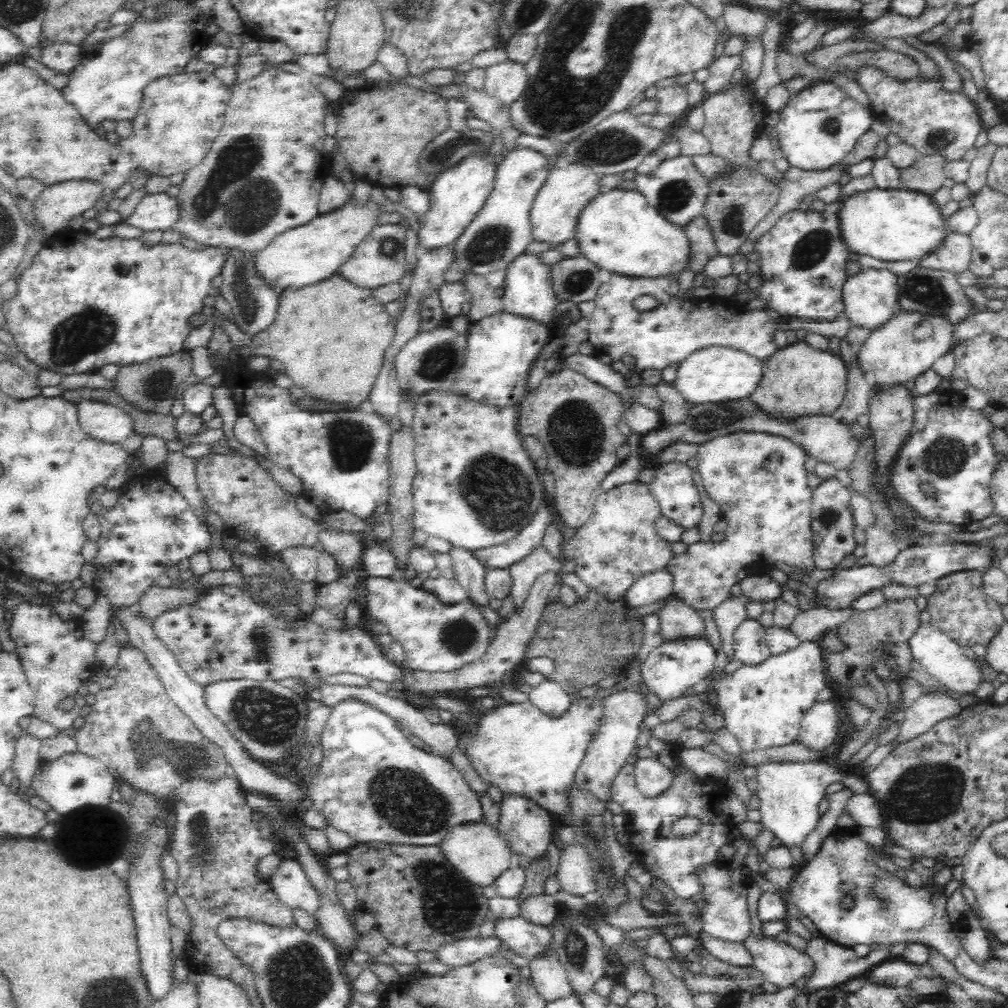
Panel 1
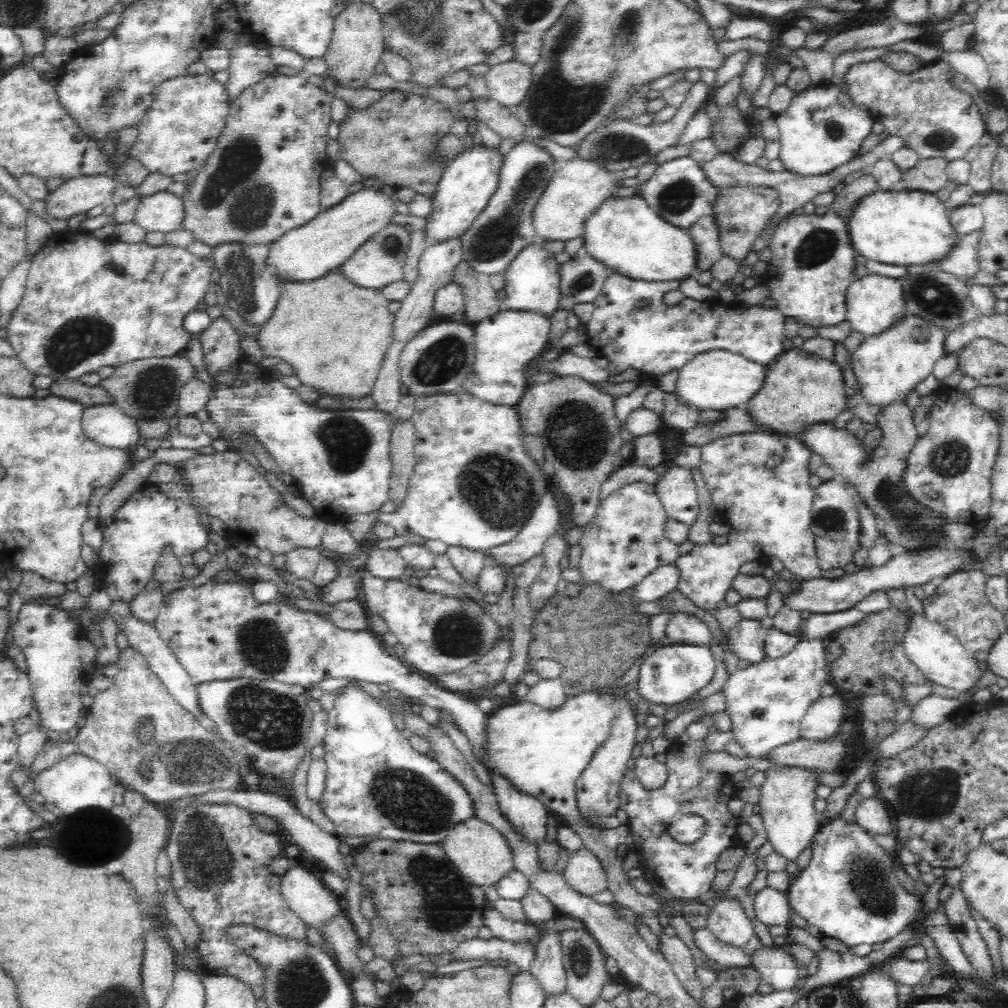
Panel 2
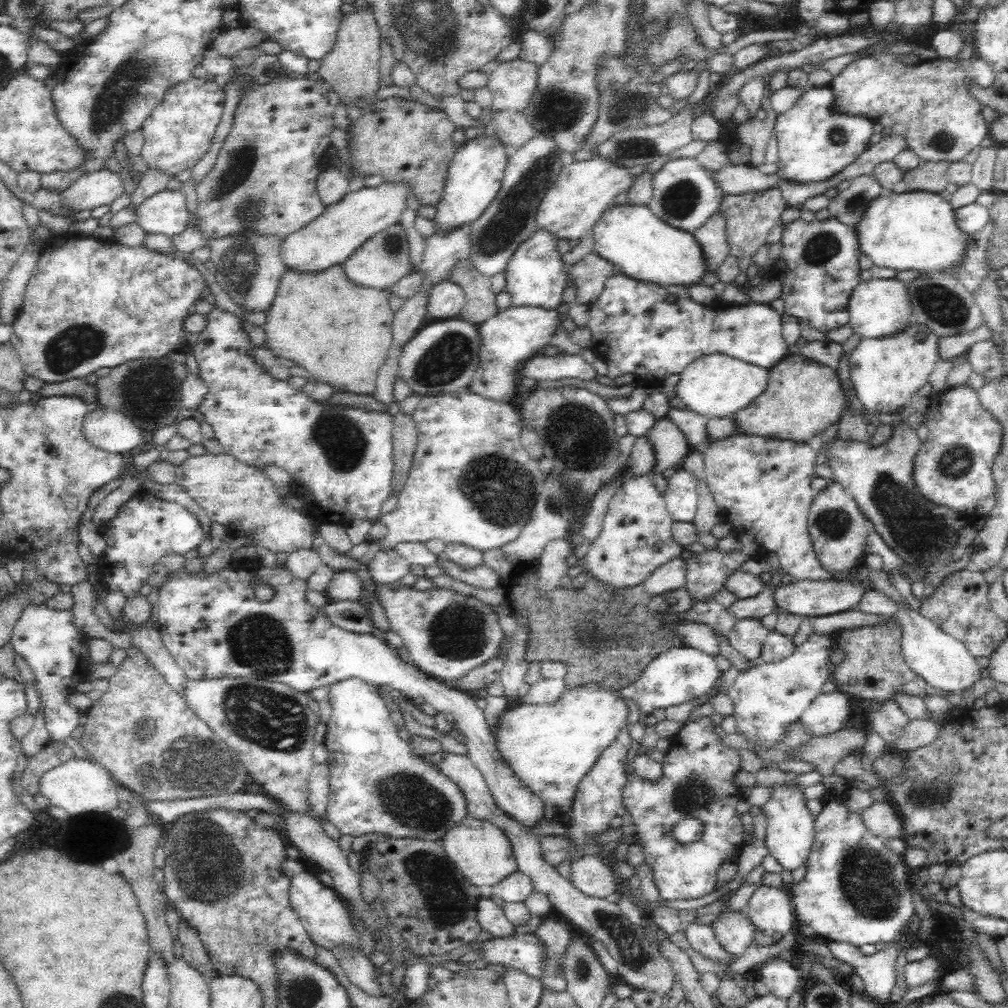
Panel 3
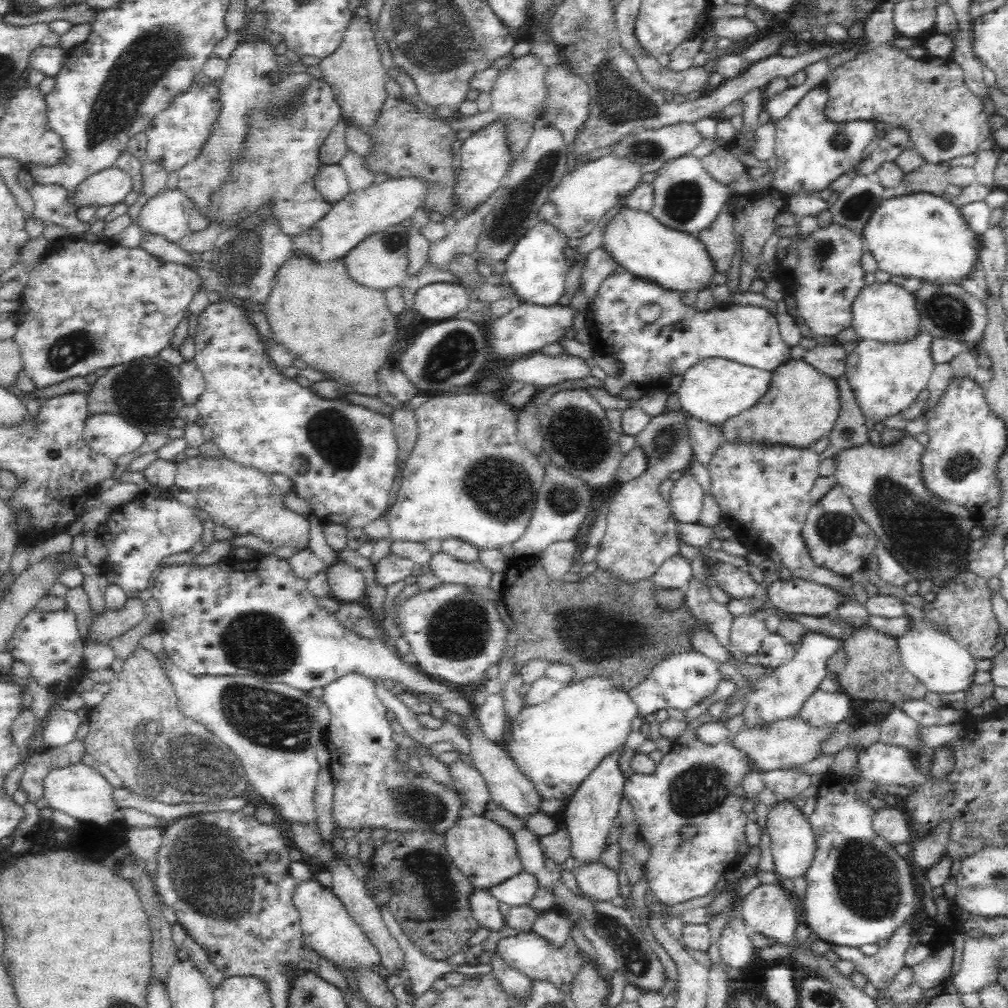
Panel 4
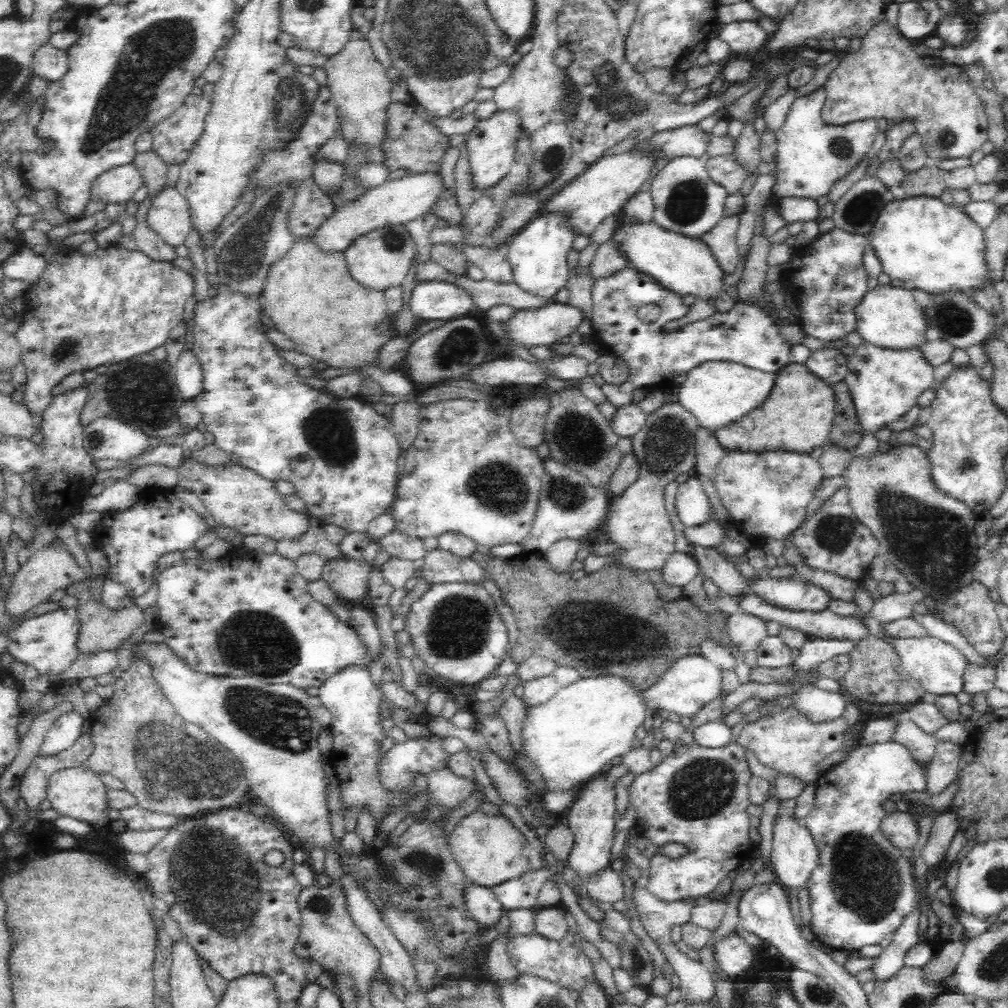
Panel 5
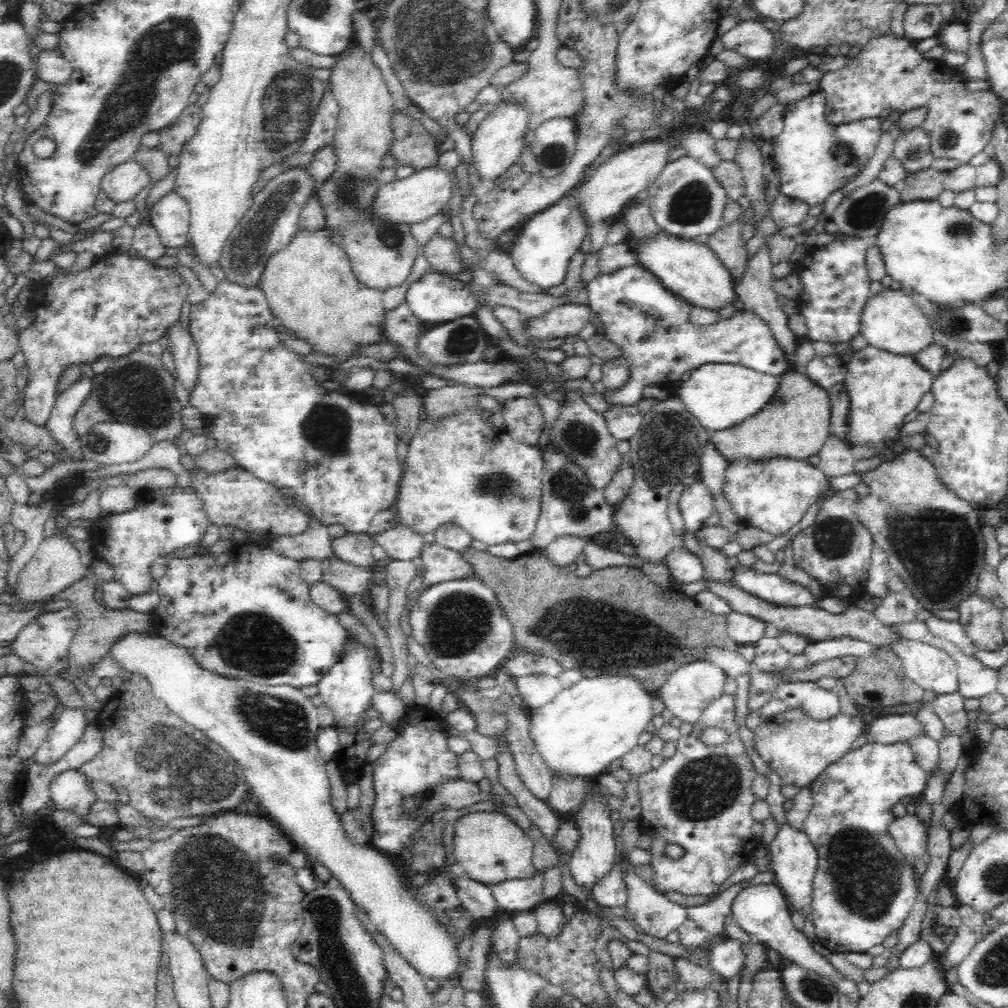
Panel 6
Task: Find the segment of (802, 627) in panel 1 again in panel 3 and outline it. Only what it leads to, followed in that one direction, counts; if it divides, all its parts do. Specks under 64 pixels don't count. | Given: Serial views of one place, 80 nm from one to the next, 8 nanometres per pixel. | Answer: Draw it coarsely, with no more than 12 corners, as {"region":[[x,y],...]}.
{"region":[[850,610],[811,618],[813,632],[887,623],[880,614]]}

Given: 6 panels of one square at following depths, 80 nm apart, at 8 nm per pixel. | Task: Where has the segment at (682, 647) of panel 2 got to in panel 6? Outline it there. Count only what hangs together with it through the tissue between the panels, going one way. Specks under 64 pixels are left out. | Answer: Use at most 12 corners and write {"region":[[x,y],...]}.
{"region":[[707,658],[653,691],[694,726],[724,694],[727,674]]}

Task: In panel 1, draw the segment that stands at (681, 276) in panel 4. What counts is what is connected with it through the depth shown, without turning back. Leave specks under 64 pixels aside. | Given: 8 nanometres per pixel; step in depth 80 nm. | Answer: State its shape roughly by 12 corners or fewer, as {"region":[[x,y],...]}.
{"region":[[636,189],[600,193],[576,226],[580,253],[613,274],[676,276],[684,229]]}

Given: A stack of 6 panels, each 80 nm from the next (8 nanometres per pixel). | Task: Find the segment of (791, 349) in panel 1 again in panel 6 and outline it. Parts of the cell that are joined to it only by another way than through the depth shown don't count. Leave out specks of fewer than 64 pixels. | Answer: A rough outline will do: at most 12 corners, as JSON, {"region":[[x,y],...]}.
{"region":[[788,370],[762,411],[711,431],[725,460],[806,460],[828,391]]}

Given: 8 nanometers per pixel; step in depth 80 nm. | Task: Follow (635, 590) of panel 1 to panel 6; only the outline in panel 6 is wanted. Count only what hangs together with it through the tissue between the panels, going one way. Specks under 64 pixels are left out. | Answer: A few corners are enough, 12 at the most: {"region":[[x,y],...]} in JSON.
{"region":[[686,547],[666,554],[670,574],[682,582],[704,578],[706,567]]}

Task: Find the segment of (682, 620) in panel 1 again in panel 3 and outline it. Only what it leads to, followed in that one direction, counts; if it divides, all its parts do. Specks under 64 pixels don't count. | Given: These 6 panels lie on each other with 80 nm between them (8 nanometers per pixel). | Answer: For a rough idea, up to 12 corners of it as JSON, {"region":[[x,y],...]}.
{"region":[[684,619],[675,632],[684,645],[720,655],[707,624]]}

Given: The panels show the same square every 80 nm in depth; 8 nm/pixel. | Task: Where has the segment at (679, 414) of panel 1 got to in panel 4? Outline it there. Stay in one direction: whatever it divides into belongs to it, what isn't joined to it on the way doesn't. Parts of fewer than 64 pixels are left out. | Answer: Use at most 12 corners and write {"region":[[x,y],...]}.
{"region":[[690,417],[687,425],[695,460],[710,468],[723,443],[716,426]]}

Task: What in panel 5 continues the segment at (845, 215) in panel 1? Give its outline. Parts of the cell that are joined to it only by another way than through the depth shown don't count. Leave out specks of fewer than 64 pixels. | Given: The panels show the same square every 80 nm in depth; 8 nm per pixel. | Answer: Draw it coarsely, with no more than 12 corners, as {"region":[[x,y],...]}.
{"region":[[940,197],[894,199],[883,272],[930,295],[989,280],[984,229]]}

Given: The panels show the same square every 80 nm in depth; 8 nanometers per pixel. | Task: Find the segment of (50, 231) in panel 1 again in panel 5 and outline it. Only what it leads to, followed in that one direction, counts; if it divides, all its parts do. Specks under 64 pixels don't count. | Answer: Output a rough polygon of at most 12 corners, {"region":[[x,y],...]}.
{"region":[[133,162],[103,172],[91,198],[128,202],[144,186]]}

